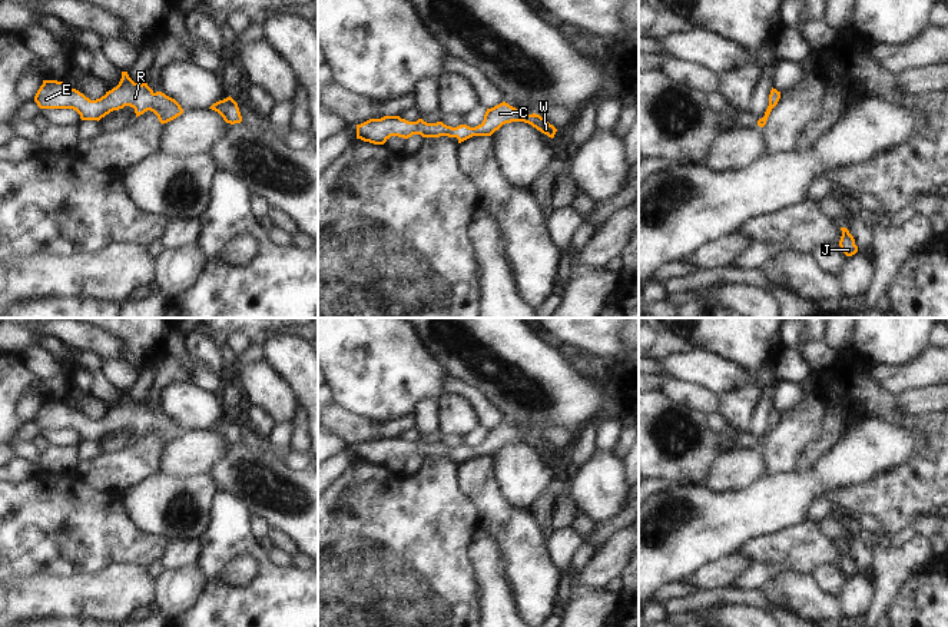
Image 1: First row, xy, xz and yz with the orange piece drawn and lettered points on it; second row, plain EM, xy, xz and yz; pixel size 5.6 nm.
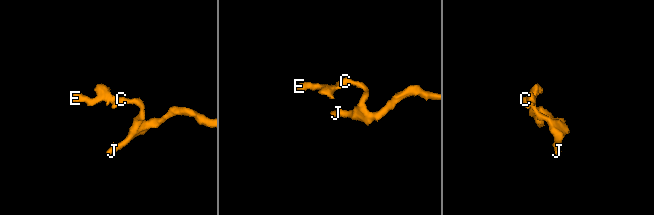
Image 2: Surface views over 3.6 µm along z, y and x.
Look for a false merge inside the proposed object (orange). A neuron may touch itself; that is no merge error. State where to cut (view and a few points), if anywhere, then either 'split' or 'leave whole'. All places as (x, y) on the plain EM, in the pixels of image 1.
no cut; leave whole

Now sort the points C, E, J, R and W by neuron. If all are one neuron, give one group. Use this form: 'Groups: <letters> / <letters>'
Groups: C E J R W

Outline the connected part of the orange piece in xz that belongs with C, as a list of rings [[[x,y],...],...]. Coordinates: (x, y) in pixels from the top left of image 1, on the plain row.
[[[503,422],[491,429],[487,429],[483,444],[475,448],[470,448],[467,445],[451,448],[442,442],[427,444],[422,439],[408,442],[400,437],[384,437],[381,439],[369,439],[361,445],[357,445],[357,460],[374,465],[384,465],[391,457],[408,460],[412,455],[421,455],[422,458],[457,458],[458,464],[461,464],[473,457],[491,457],[503,445],[511,442],[528,444],[551,460],[557,452],[557,449],[540,435],[524,435],[516,428]]]

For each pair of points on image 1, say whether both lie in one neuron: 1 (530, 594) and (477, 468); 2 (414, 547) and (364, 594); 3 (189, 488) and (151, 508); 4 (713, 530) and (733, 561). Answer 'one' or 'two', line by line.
1: one
2: one
3: one
4: two

